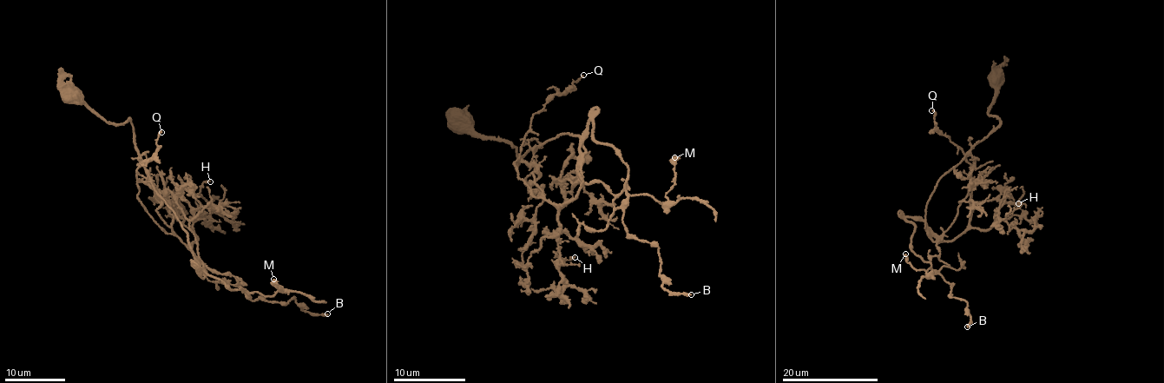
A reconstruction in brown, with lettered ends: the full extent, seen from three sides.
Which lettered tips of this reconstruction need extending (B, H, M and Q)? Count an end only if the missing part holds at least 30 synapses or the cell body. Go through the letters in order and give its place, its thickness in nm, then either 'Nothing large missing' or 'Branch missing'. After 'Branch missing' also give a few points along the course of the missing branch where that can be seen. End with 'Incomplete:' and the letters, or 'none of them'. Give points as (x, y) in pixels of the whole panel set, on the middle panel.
B: Place: (691, 294). Thickness 280 nm. Nothing large missing
H: Place: (575, 257). Thickness 200 nm. Nothing large missing
M: Place: (674, 157). Thickness 500 nm. Nothing large missing
Q: Place: (583, 75). Thickness 180 nm. Nothing large missing
Incomplete: none of them

